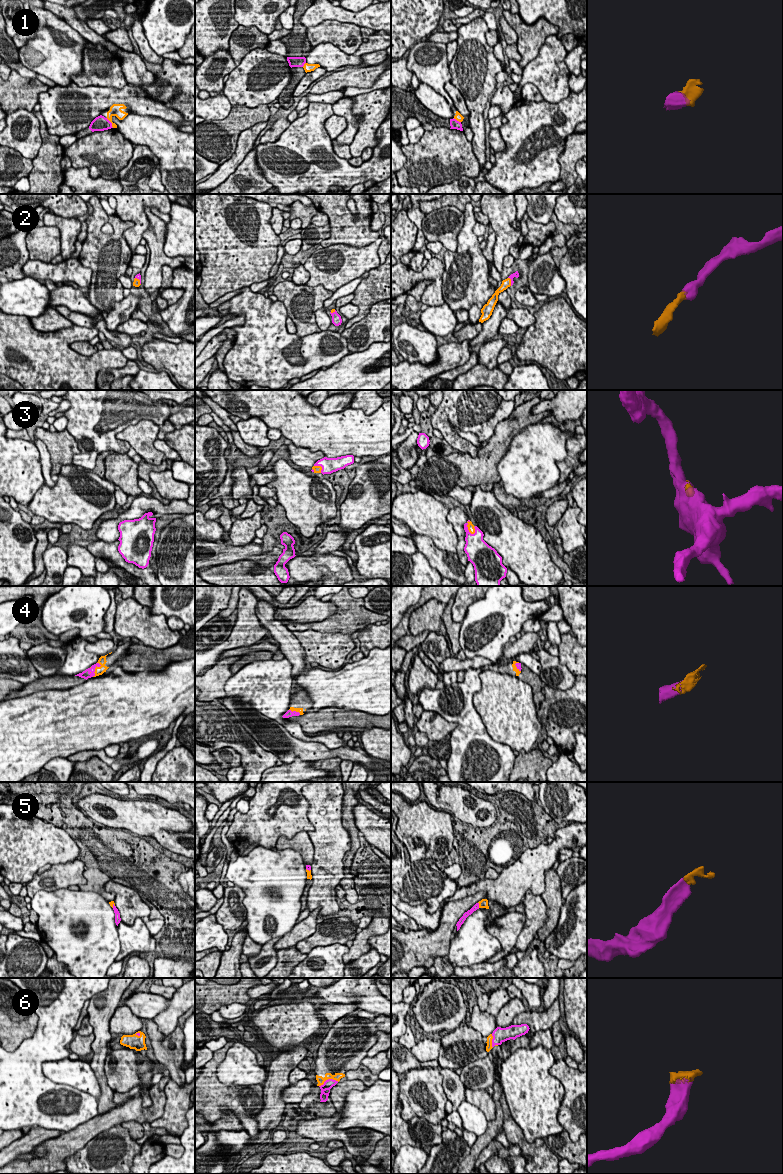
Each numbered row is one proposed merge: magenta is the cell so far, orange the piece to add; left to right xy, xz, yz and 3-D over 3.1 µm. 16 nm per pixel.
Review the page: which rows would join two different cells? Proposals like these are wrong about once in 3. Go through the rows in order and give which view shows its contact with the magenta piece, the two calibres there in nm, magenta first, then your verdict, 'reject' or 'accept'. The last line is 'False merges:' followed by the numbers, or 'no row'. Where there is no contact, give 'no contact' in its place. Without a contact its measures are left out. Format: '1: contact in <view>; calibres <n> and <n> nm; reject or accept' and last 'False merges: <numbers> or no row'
1: contact in xy; calibres 240 and 190 nm; reject
2: contact in yz; calibres 90 and 140 nm; accept
3: contact in yz; calibres 260 and 100 nm; accept
4: contact in xy; calibres 140 and 130 nm; accept
5: contact in yz; calibres 90 and 140 nm; accept
6: contact in xz; calibres 160 and 120 nm; accept
False merges: 1

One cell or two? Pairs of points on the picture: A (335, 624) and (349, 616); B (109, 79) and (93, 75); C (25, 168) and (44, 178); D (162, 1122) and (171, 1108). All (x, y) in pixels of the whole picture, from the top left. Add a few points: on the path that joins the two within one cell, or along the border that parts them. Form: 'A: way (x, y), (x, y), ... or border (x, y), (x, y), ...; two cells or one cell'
A: way (338, 623), (346, 619); one cell
B: way (105, 75), (97, 75); one cell
C: border (32, 160), (32, 169), (27, 176); two cells
D: way (165, 1119), (171, 1111); one cell

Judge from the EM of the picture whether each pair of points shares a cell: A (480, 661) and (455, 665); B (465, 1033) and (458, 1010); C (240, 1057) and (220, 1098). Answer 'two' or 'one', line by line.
A: one
B: two
C: two

